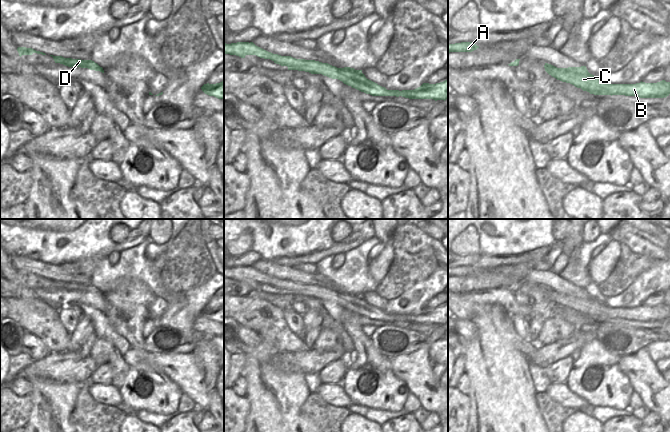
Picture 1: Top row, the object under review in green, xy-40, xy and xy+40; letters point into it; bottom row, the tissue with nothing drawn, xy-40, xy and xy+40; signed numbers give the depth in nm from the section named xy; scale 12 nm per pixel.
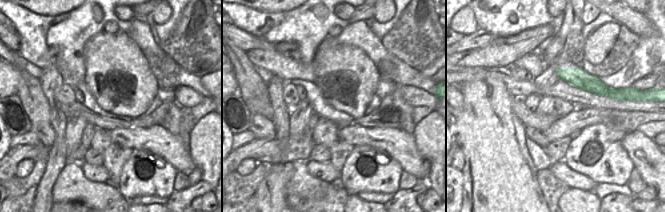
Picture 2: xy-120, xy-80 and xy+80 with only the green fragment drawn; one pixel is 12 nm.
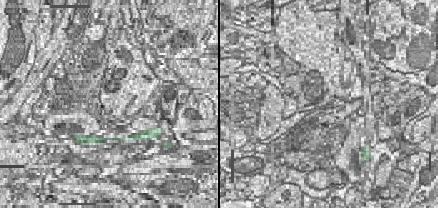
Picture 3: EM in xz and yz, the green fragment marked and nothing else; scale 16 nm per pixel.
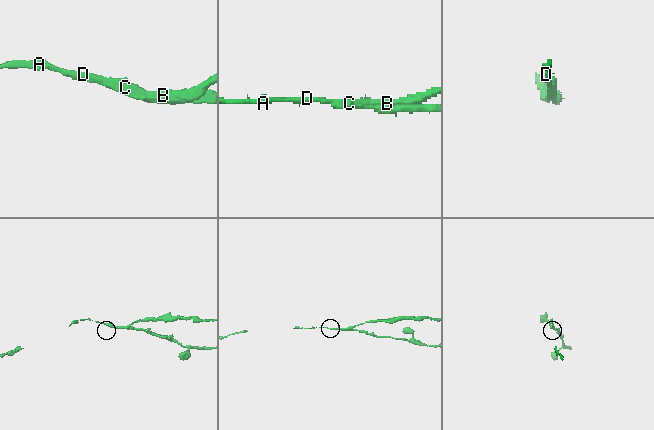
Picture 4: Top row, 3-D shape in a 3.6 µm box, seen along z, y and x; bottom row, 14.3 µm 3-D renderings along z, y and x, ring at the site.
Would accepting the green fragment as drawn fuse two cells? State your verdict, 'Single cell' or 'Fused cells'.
Fused cells

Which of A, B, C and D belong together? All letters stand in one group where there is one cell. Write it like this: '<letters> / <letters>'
A D / B C

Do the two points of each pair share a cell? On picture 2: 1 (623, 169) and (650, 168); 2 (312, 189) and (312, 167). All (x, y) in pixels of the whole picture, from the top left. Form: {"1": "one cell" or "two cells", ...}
{"1": "two cells", "2": "two cells"}

